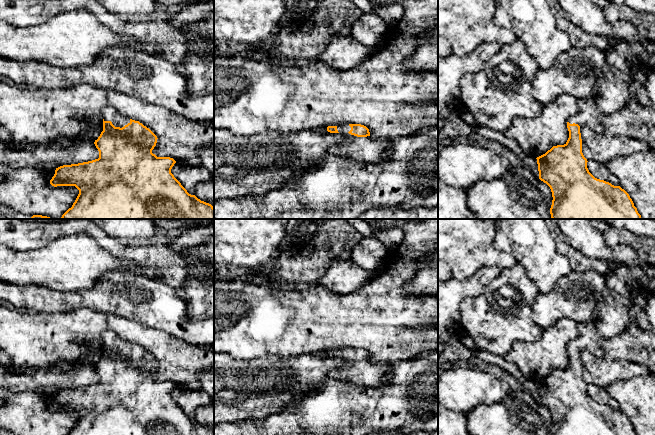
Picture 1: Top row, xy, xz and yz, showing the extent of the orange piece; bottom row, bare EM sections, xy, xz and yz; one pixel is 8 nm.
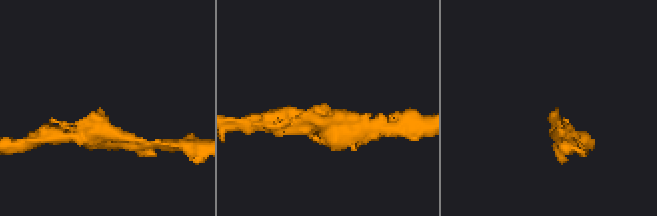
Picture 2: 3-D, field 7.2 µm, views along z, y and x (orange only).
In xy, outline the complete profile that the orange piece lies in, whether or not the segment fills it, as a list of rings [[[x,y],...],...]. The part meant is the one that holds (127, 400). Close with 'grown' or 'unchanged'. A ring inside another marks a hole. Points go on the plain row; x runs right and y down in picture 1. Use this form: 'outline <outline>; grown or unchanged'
outline [[[112,331],[101,335],[103,355],[94,368],[99,382],[55,394],[50,408],[75,410],[79,418],[67,435],[214,435],[214,431],[191,419],[171,397],[176,387],[152,377],[157,360],[139,345],[121,339]]]; grown

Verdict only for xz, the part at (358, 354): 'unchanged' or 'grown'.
grown

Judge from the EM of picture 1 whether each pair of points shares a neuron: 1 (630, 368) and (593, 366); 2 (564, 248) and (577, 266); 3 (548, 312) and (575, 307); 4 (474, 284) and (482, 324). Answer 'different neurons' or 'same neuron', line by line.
1: same neuron
2: same neuron
3: same neuron
4: different neurons

